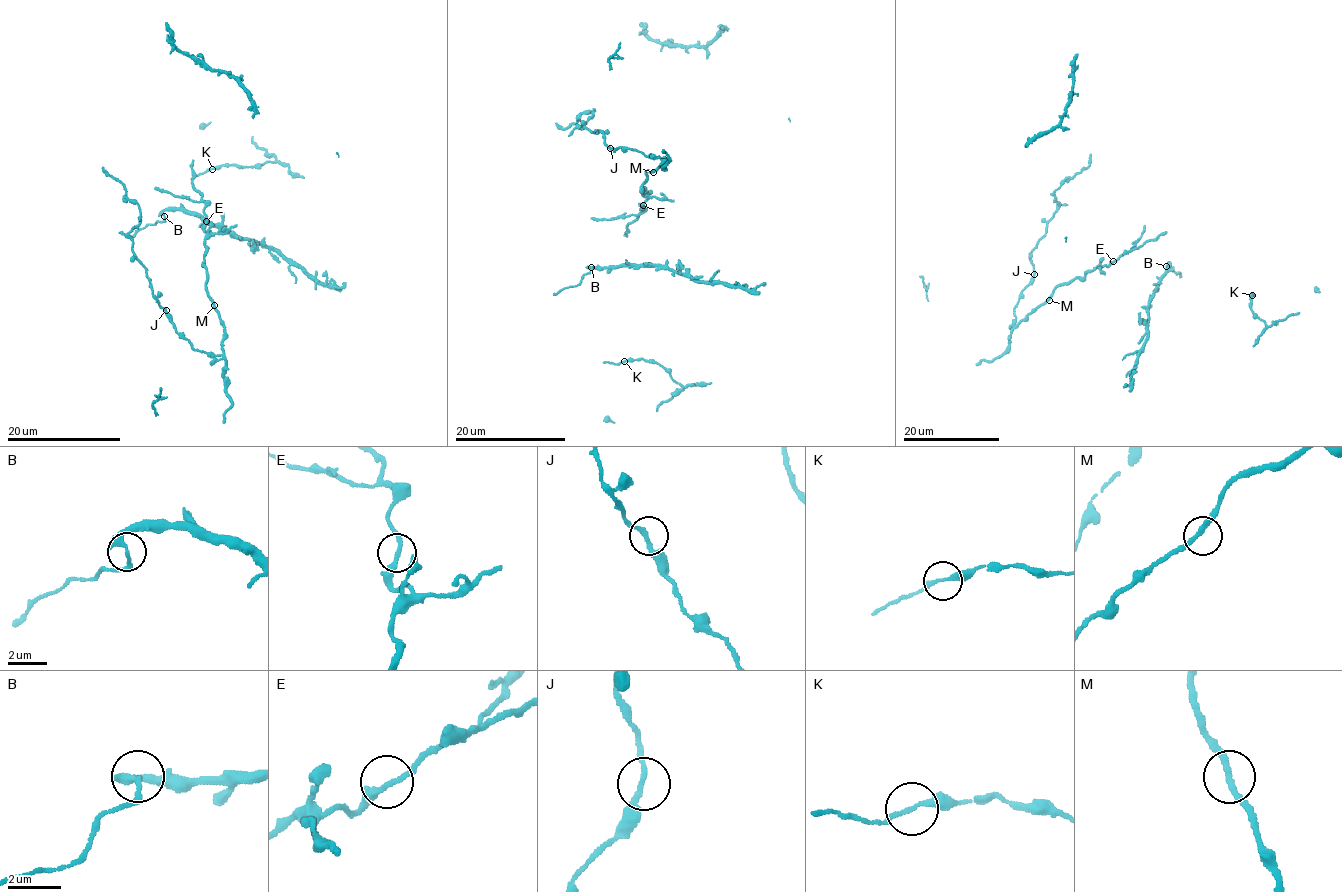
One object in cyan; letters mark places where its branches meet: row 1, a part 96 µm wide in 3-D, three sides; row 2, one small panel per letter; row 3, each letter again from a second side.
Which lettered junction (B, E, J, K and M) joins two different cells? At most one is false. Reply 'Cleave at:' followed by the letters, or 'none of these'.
Cleave at: B

